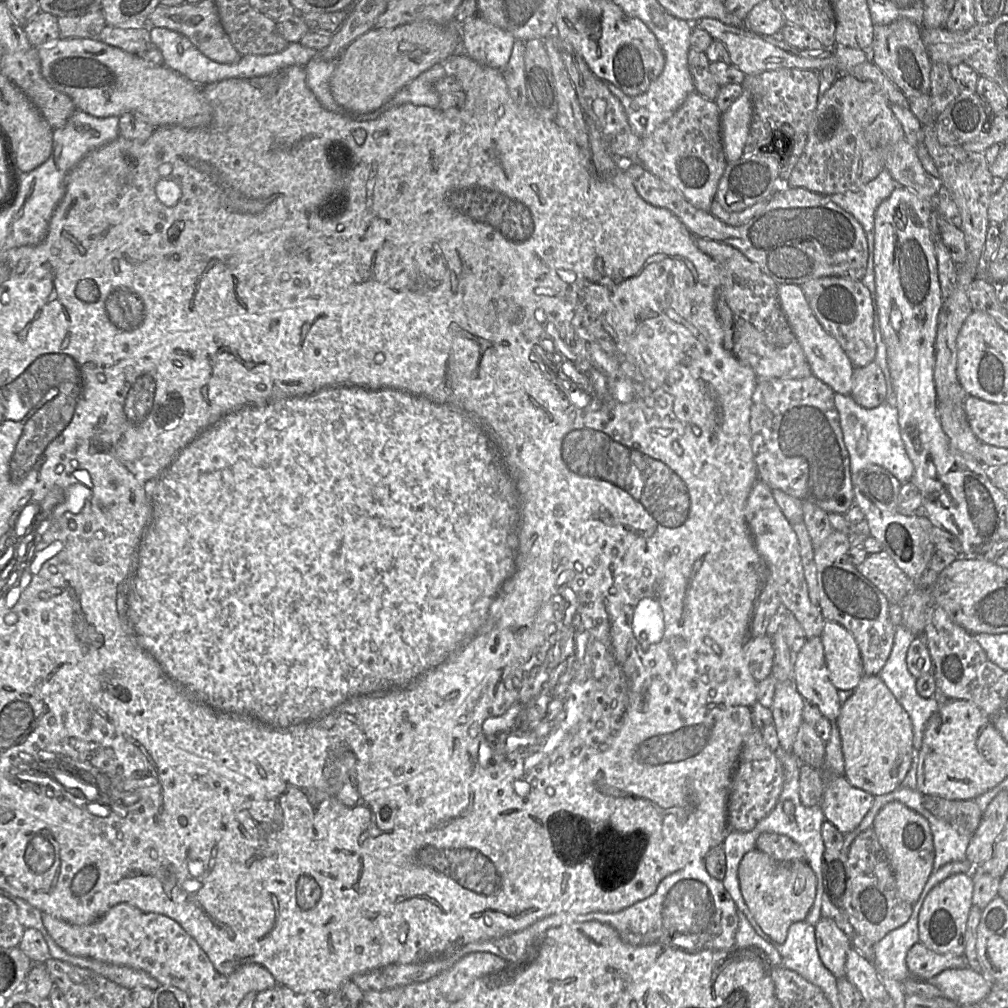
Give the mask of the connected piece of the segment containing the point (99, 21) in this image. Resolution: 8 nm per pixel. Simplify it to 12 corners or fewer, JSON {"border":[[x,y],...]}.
{"border":[[102,9],[59,17],[62,39],[98,40],[106,26]]}

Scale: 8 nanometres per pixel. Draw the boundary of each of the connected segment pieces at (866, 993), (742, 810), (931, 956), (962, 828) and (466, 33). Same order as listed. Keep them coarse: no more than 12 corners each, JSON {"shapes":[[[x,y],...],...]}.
{"shapes":[[[852,946],[845,977],[863,1000],[890,998],[873,963]],[[753,728],[726,804],[729,829],[748,832],[776,806],[784,782]],[[921,942],[909,949],[913,976],[930,979],[968,966],[963,955],[939,954]],[[924,795],[923,806],[962,835],[983,813],[974,800]],[[475,15],[462,51],[503,70],[516,38]]]}

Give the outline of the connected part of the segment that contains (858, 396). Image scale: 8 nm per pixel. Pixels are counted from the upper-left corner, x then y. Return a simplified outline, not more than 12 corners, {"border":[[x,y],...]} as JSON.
{"border":[[875,362],[852,373],[850,396],[871,409],[886,401]]}

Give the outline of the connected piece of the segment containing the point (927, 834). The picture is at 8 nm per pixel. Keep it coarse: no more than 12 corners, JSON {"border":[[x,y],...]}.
{"border":[[899,801],[872,829],[898,895],[915,904],[934,871],[929,822]]}

